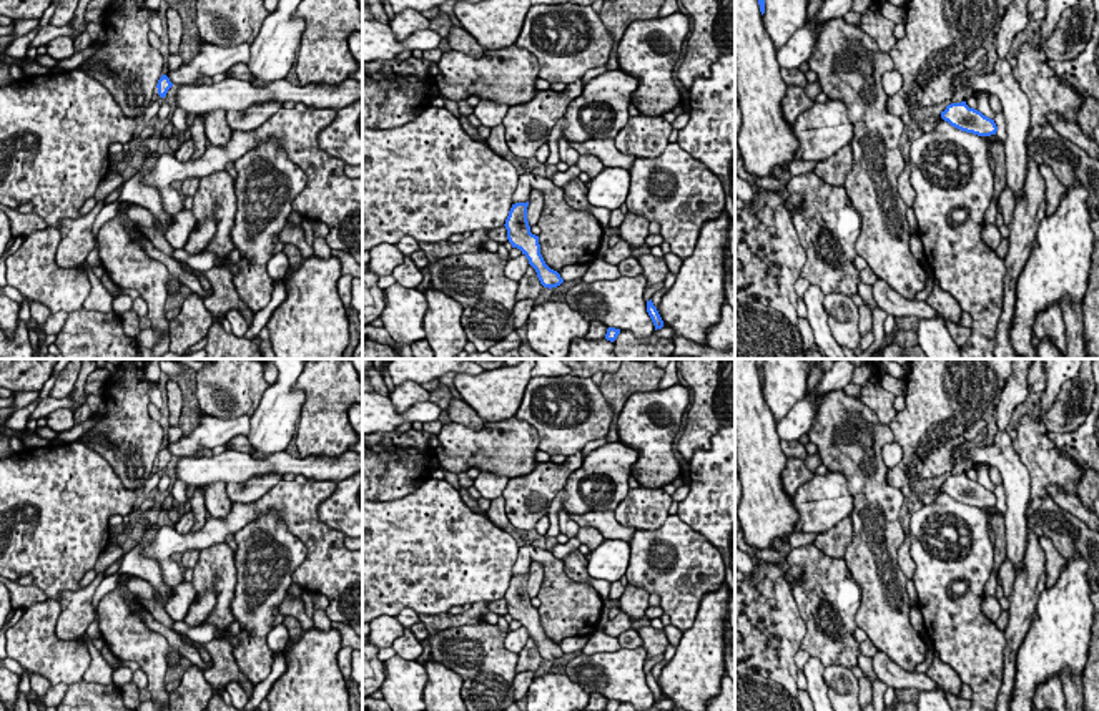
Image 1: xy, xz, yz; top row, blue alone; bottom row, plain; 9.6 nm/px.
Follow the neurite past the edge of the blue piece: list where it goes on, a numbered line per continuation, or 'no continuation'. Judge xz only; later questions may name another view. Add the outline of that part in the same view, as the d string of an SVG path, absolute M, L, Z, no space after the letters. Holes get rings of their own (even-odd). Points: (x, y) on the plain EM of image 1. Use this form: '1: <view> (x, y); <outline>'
no continuation

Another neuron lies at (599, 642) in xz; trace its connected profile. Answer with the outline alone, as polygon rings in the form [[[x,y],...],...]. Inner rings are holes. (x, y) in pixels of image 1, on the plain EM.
[[[597,630],[589,635],[587,645],[582,648],[580,653],[584,655],[595,655],[595,653],[612,653],[620,650],[618,638]]]

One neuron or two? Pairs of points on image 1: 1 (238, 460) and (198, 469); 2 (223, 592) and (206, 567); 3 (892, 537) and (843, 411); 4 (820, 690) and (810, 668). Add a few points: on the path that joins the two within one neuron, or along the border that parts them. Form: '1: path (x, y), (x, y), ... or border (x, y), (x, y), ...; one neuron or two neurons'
1: path (228, 467), (208, 469); one neuron
2: path (223, 585), (223, 578), (213, 570); one neuron
3: path (875, 505), (865, 469), (850, 442); one neuron
4: path (815, 685), (813, 673); one neuron

